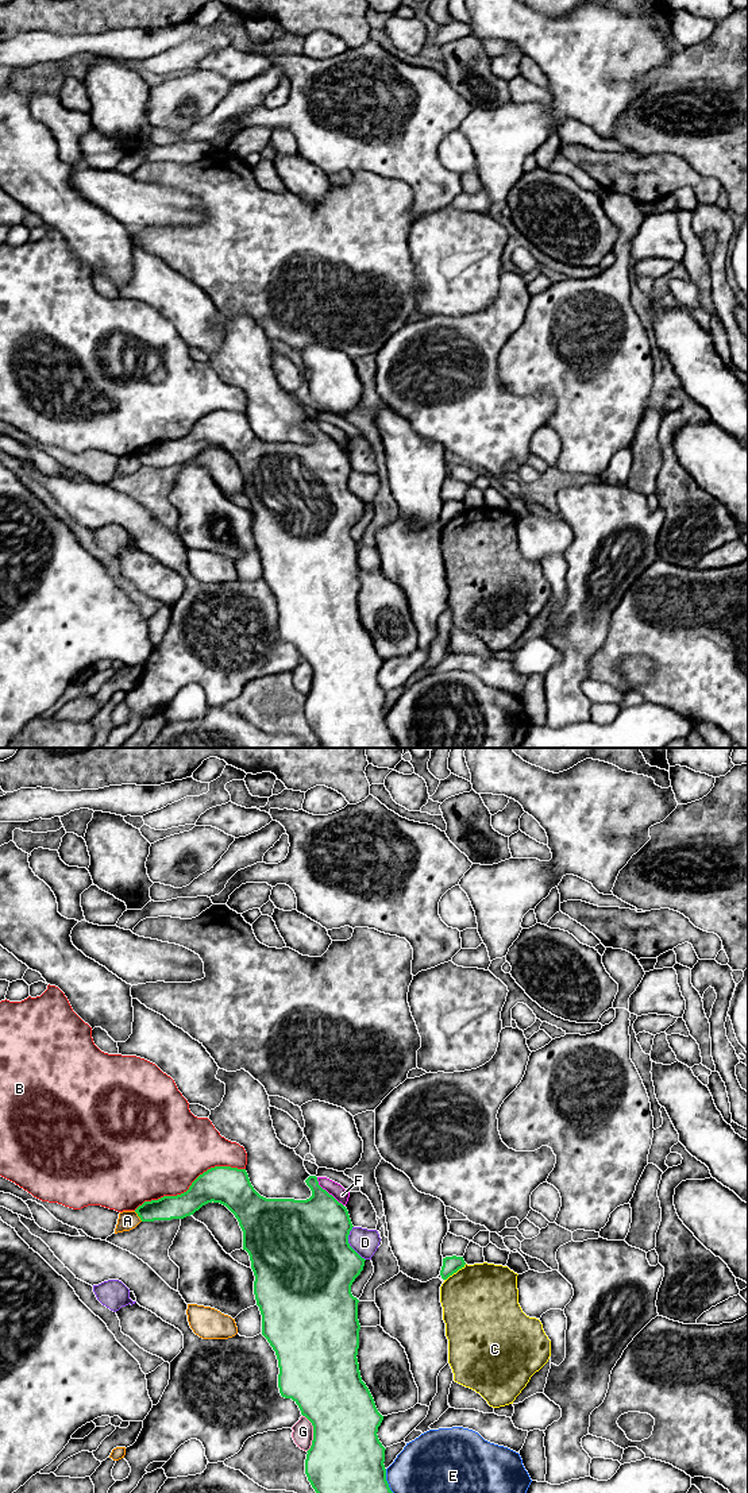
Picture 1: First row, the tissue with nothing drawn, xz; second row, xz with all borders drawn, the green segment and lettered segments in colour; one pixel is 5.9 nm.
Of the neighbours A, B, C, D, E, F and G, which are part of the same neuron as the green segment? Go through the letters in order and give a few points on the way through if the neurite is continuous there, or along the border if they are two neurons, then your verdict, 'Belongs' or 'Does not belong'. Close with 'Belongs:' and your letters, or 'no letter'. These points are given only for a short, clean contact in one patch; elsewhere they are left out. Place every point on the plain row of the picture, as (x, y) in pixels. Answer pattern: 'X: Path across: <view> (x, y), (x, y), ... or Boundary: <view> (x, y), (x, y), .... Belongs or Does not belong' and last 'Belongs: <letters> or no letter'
A: Does not belong
B: Does not belong
C: Does not belong
D: Does not belong
E: Does not belong
F: Does not belong
G: Does not belong
Belongs: no letter

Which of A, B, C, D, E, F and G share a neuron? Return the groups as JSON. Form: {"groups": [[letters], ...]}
{"groups": [["A"], ["B"], ["C"], ["D"], ["E"], ["F"], ["G"]]}

